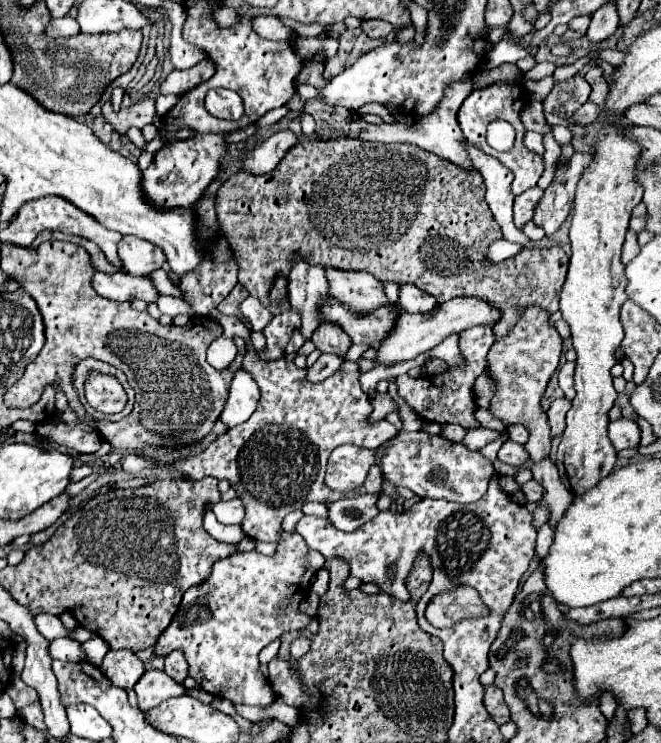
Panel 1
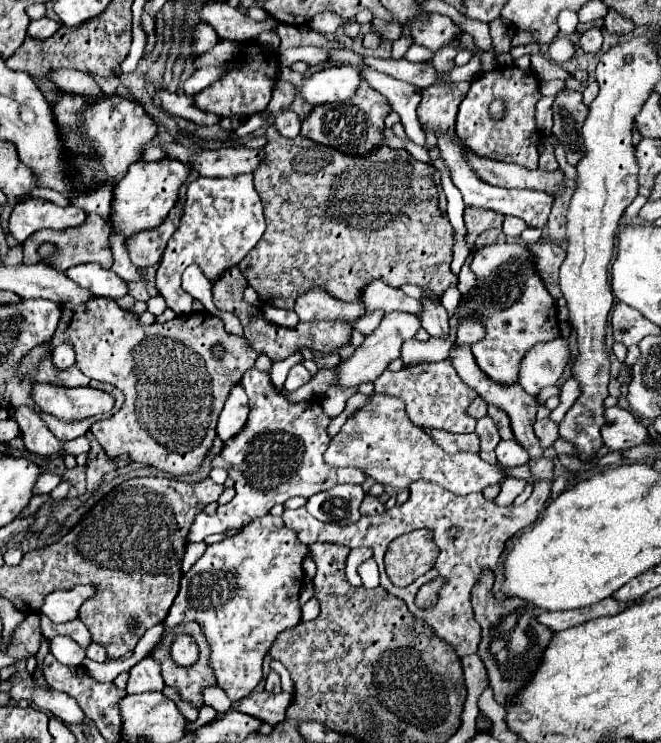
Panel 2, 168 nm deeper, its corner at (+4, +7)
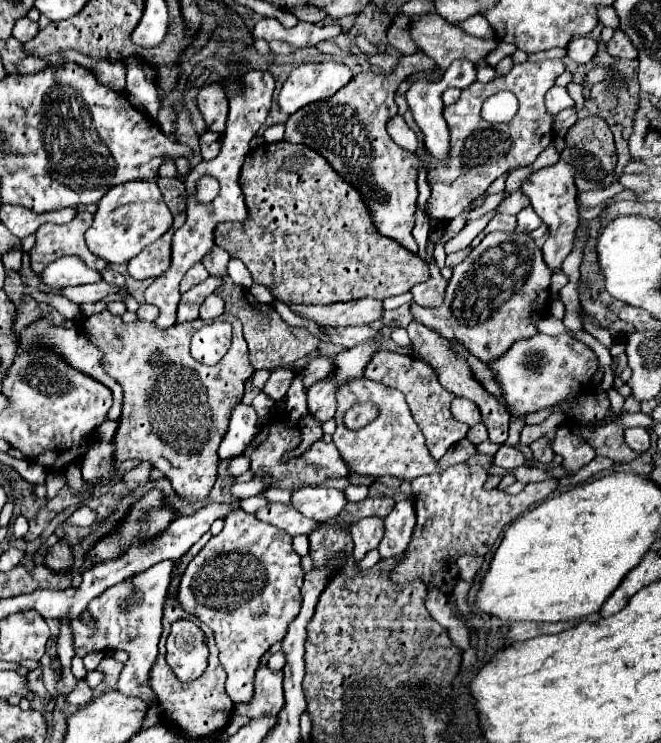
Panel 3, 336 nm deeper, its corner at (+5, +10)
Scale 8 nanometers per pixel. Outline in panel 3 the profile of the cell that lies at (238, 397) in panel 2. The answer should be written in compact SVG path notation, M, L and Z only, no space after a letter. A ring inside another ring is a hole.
M237 404L231 414L229 430L219 446L219 458L231 460L231 458L241 456L245 452L245 448L249 446L249 440L253 440L253 436L259 432L259 428L261 426L257 422L257 414L255 414L253 406Z

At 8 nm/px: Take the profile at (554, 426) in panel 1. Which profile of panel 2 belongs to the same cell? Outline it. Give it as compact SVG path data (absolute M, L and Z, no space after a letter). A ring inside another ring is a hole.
M550 417L536 421L536 423L534 423L534 431L536 431L536 435L540 437L544 449L550 447L550 445L558 439L558 425L556 425Z

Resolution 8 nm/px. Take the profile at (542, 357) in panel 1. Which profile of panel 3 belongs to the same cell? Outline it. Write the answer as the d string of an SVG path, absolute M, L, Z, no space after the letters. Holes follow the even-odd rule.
M489 232L481 240L481 244L475 250L471 250L471 254L461 264L453 268L453 286L445 288L443 304L437 308L423 308L413 304L411 312L417 322L439 332L443 338L465 346L469 354L477 356L487 364L499 358L515 340L537 334L535 320L541 318L541 312L545 310L545 300L551 298L549 282L551 282L551 272L541 256L541 250L527 234Z

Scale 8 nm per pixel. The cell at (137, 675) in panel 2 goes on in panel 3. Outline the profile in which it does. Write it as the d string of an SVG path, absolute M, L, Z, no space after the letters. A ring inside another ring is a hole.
M163 560L145 572L123 580L111 588L107 588L101 596L97 596L85 612L95 620L95 626L87 626L81 618L71 622L71 630L75 636L75 654L85 656L87 652L97 650L125 650L129 660L123 666L119 690L125 696L137 696L145 700L149 706L155 702L155 694L149 688L149 670L157 658L157 644L161 638L161 616L163 616L163 602L169 590L169 574L173 570L171 560Z

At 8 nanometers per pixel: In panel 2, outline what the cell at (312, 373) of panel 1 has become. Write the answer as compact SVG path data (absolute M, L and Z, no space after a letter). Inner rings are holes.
M300 363L300 365L294 365L294 367L290 369L288 379L286 379L286 383L284 383L284 389L286 389L286 391L296 391L296 389L300 389L304 383L308 383L308 381L310 381L310 371Z

